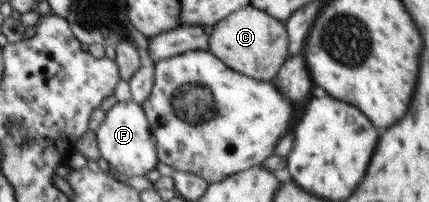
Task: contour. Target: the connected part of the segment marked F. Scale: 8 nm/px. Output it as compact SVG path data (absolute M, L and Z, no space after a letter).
M135 101L118 102L105 113L103 124L96 130L97 146L101 157L105 158L110 168L117 173L146 177L146 174L156 168L159 158L155 136L151 132L151 124L145 116L142 105Z

